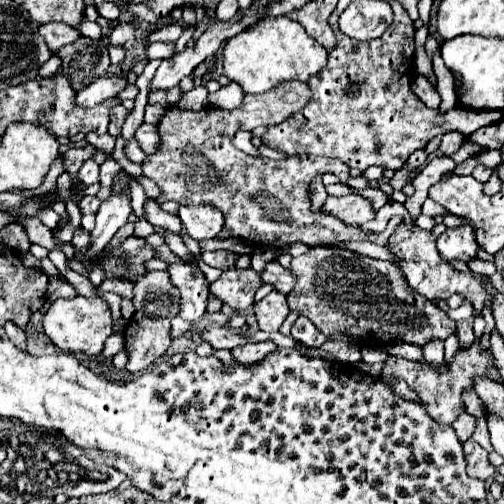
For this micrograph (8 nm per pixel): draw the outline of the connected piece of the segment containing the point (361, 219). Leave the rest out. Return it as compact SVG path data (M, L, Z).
M348 194L348 196L328 196L322 212L332 214L334 218L346 222L346 224L364 224L368 220L374 218L372 214L372 206L366 198L362 198L360 194Z

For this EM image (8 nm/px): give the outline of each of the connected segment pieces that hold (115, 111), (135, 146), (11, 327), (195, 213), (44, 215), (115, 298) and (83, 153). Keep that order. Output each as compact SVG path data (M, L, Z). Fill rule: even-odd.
M116 104L116 106L110 108L110 126L108 126L108 132L112 136L118 136L120 134L122 124L126 120L126 114L128 114L128 110L122 104Z
M133 136L124 146L124 153L134 163L142 164L147 157Z
M8 322L8 324L4 326L4 330L6 330L8 338L10 338L20 350L26 352L26 334L24 334L24 330L20 330L14 322Z
M180 206L178 214L180 222L184 224L186 232L194 240L206 240L218 236L218 232L224 226L224 216L218 208L214 206Z
M46 206L46 208L40 210L40 220L42 220L48 228L58 228L58 226L60 226L60 218L58 218L58 214L56 214L50 206Z
M98 291L97 297L101 297L109 304L112 312L112 319L114 322L116 322L118 318L121 318L121 312L120 312L121 297L120 296L111 292L102 293Z
M84 146L84 148L68 148L64 154L62 154L62 164L64 164L64 172L68 172L70 174L70 178L72 178L72 188L70 188L70 196L76 192L76 186L80 186L82 182L80 182L80 178L78 178L78 170L80 170L80 166L86 162L86 160L90 160L90 158L94 158L94 154L96 154L96 148L94 146Z

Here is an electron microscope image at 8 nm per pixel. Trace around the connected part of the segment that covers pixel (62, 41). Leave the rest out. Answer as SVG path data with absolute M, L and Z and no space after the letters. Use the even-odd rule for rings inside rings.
M50 22L50 24L40 26L40 34L52 52L58 52L62 46L76 42L80 38L78 30L74 30L72 26L66 26L62 22Z

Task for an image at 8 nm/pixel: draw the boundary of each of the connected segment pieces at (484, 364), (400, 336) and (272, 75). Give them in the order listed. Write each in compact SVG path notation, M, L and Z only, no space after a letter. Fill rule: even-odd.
M474 342L468 350L458 350L452 364L446 366L442 364L442 370L434 370L430 364L416 364L410 362L406 358L398 358L398 356L390 356L386 360L386 366L382 370L382 378L400 378L406 380L408 386L418 392L418 396L422 398L422 404L426 408L426 412L440 424L452 424L462 412L462 390L464 388L472 388L472 382L476 376L486 376L486 370L494 366L492 354L490 352L480 352L480 342Z
M318 246L292 258L290 272L298 280L286 296L290 310L310 318L326 338L348 336L362 342L370 334L380 334L390 342L408 342L422 348L432 340L446 340L456 332L456 324L446 312L410 290L396 264Z
M268 16L226 42L222 74L246 94L260 94L286 80L308 82L326 66L326 56L328 50L310 38L298 22L286 16Z

